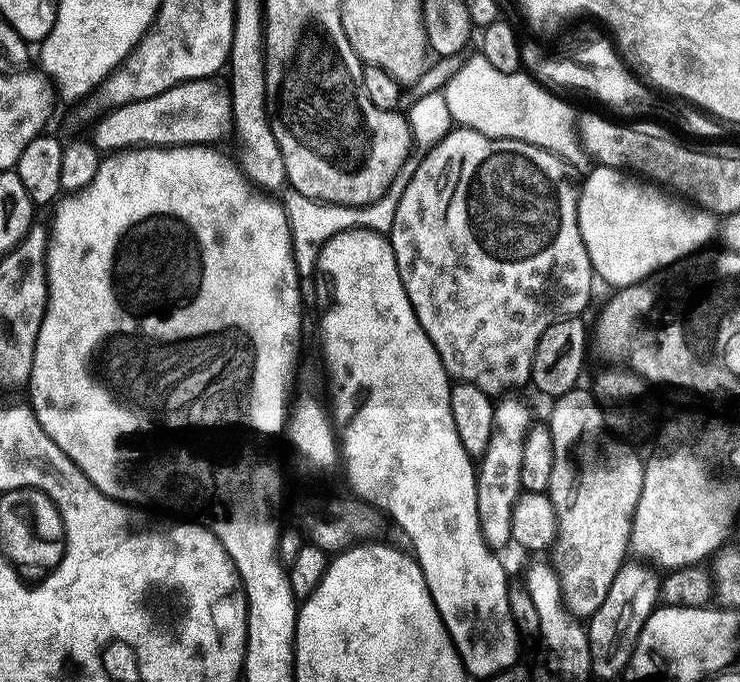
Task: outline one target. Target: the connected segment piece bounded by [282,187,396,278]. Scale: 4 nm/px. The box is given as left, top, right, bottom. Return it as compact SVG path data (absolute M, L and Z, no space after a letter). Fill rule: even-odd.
M289 187L282 197L284 213L290 226L292 235L292 257L296 263L296 271L301 277L308 278L311 272L317 271L316 260L320 257L320 248L332 236L349 229L368 229L371 232L388 234L392 231L395 207L380 208L379 203L367 205L363 208L348 208L344 204L326 204L319 200L306 198L306 194L298 194L298 190Z

